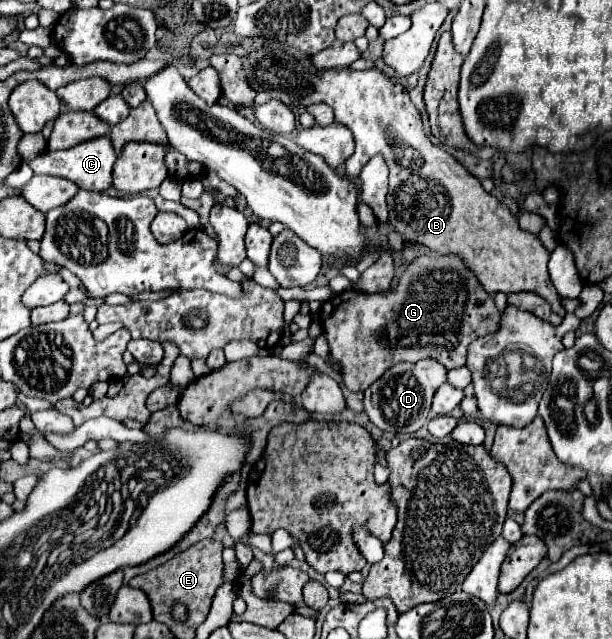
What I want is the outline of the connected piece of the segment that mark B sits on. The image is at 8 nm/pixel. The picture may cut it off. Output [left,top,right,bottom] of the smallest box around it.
[242,40,566,316]

